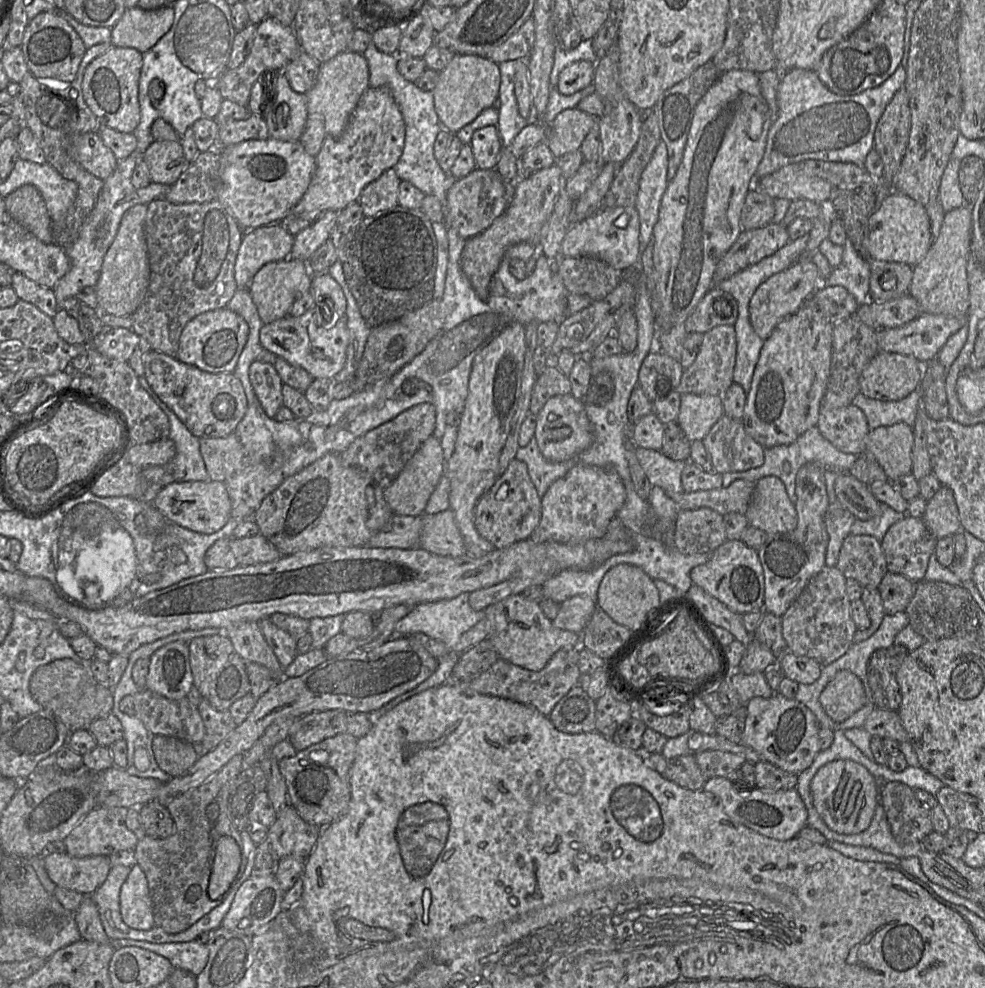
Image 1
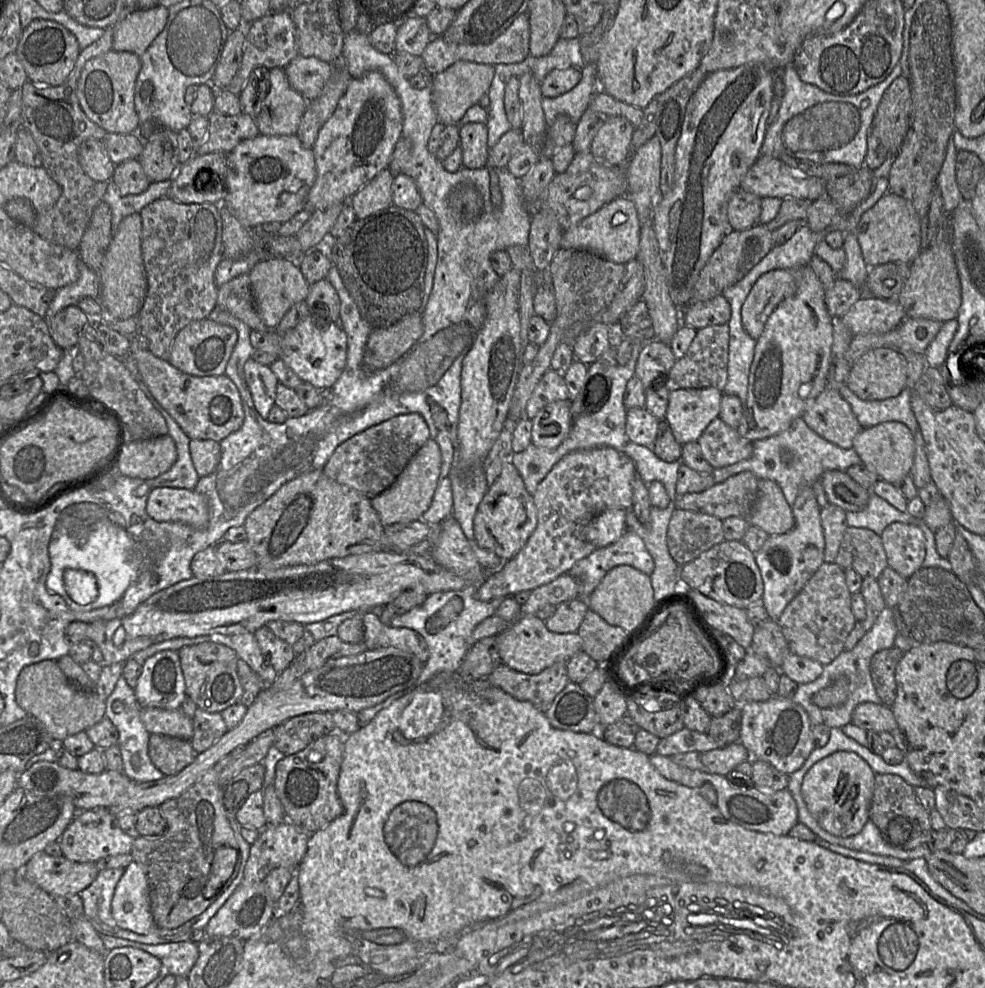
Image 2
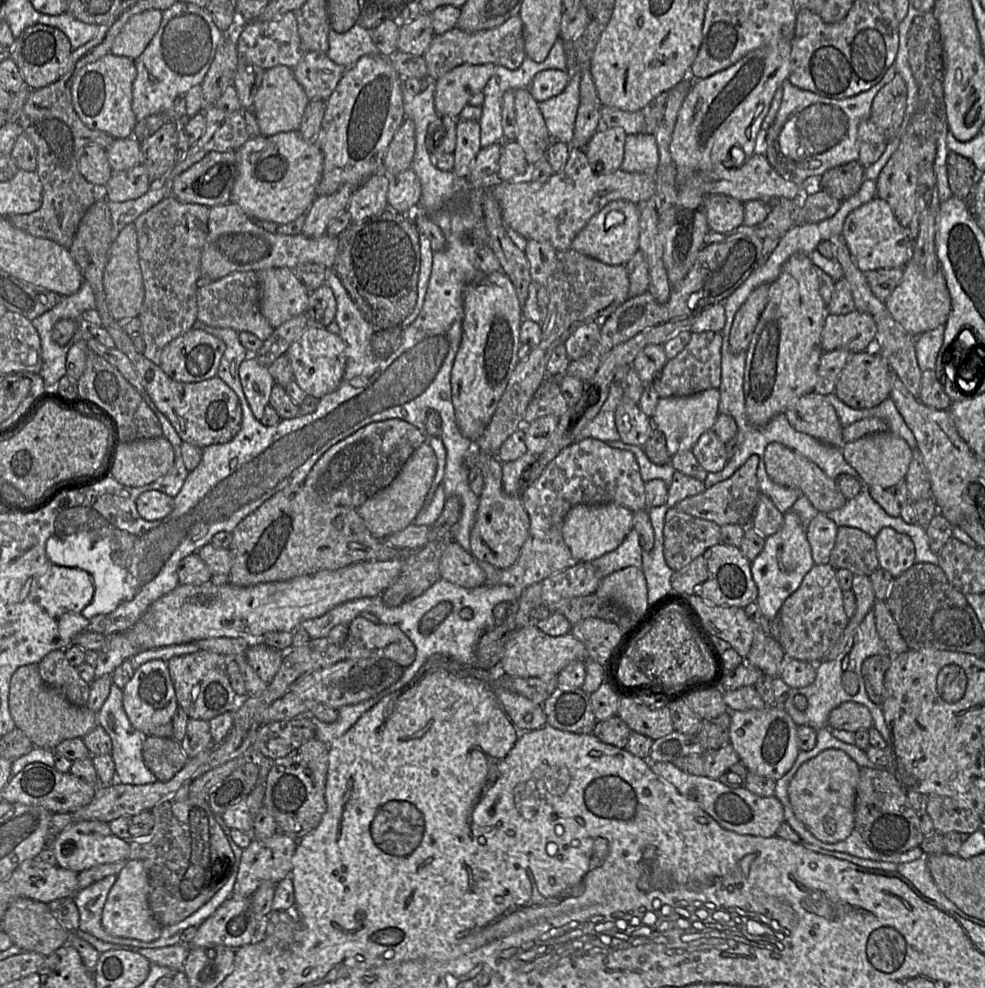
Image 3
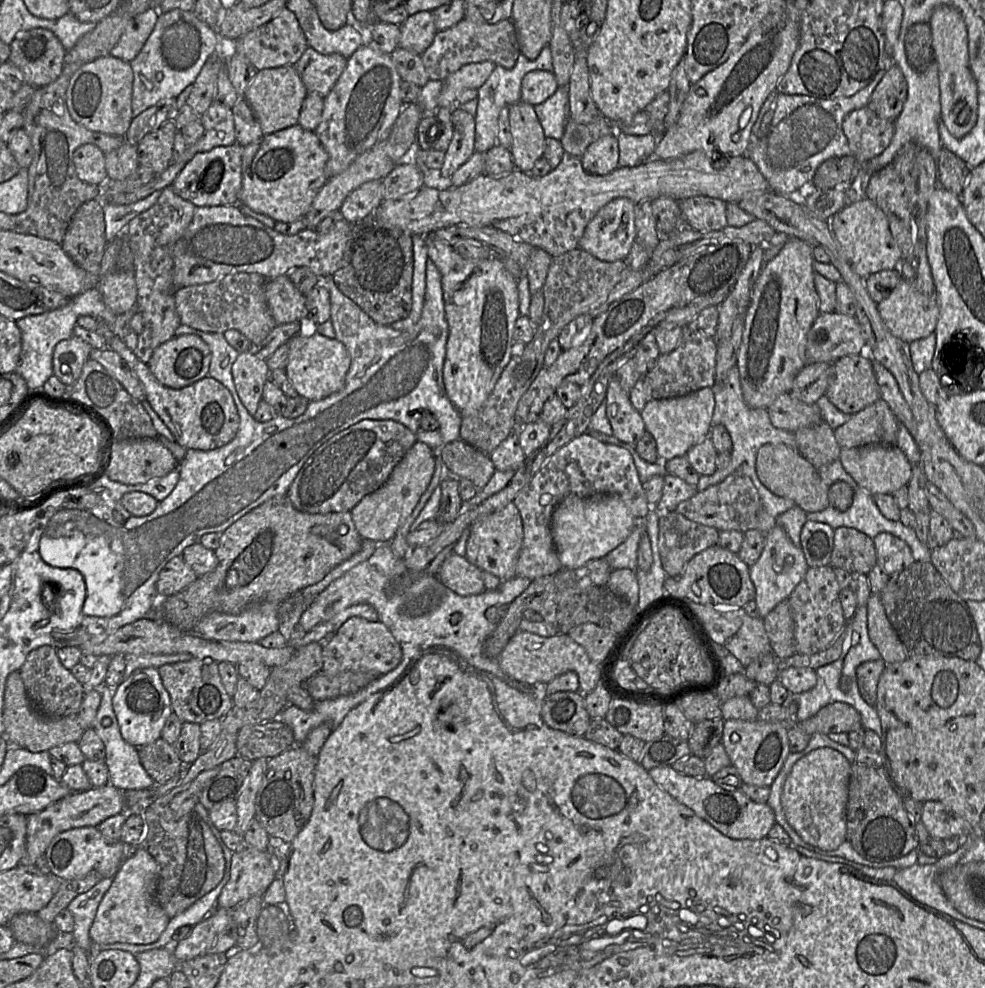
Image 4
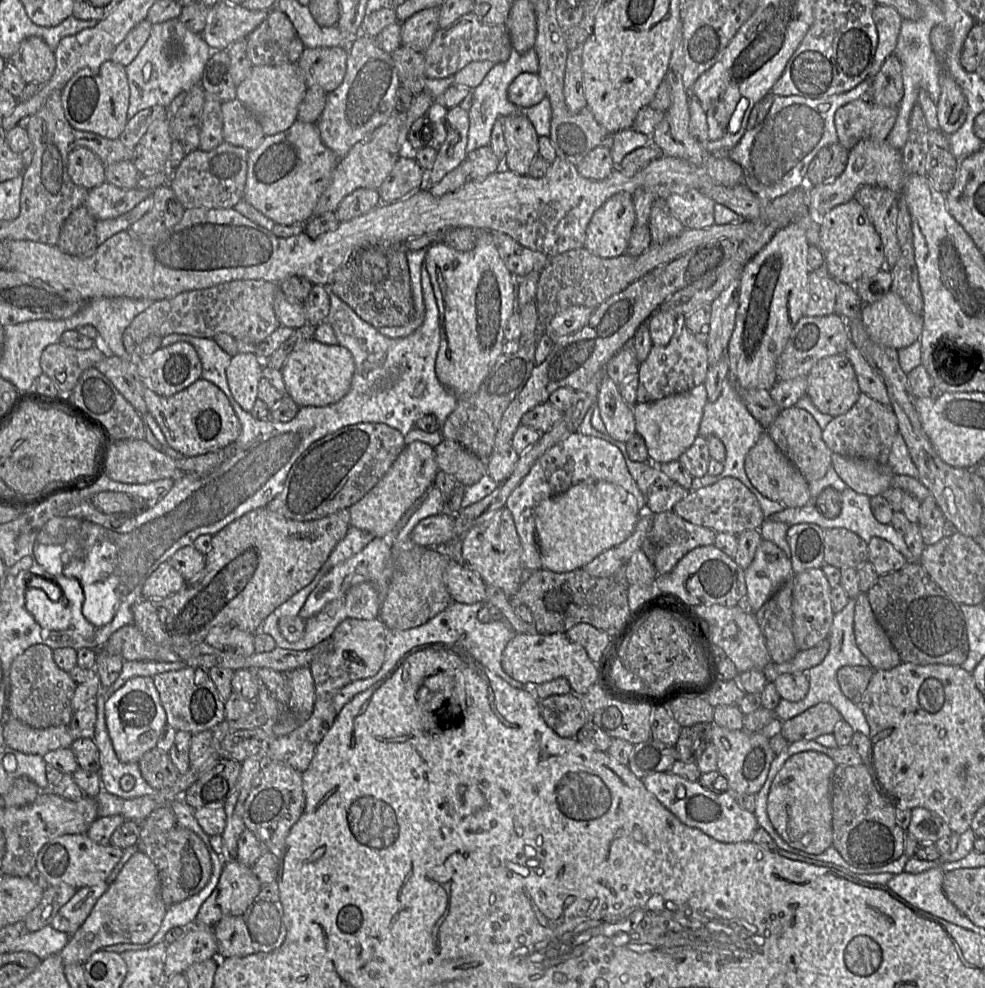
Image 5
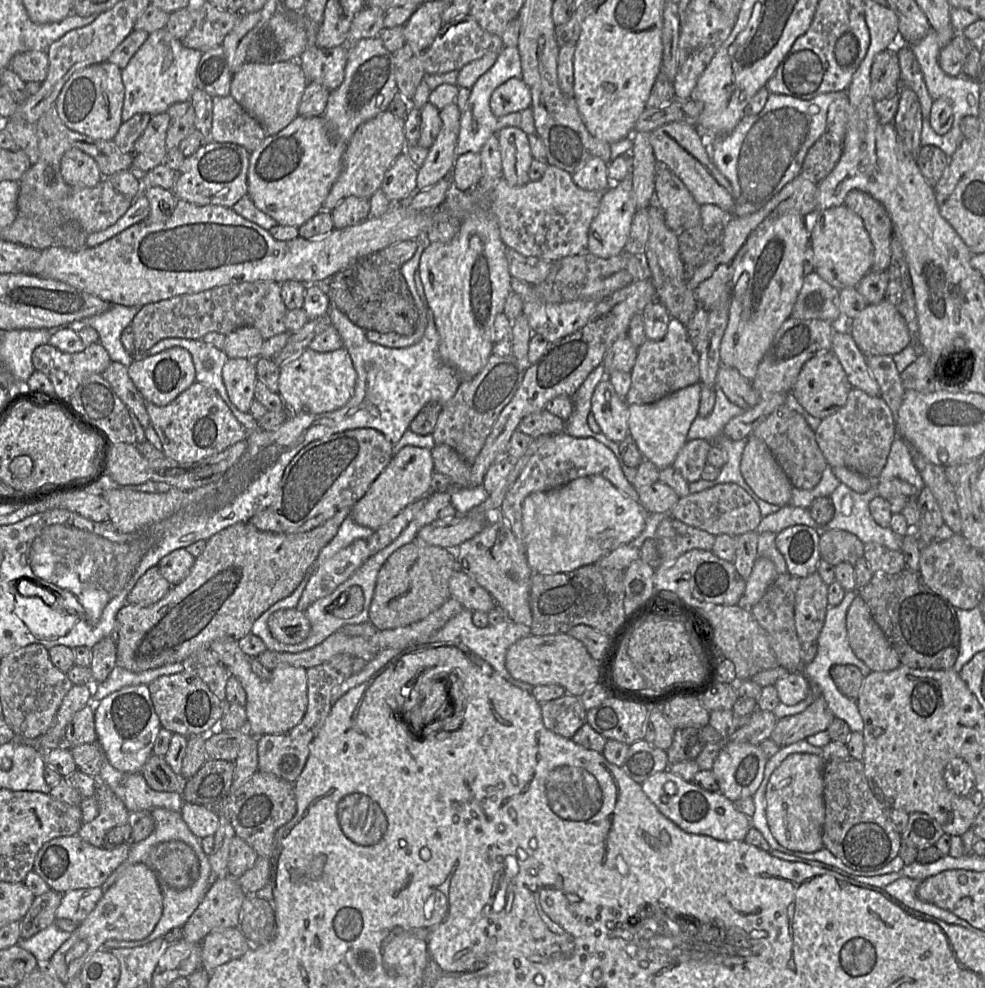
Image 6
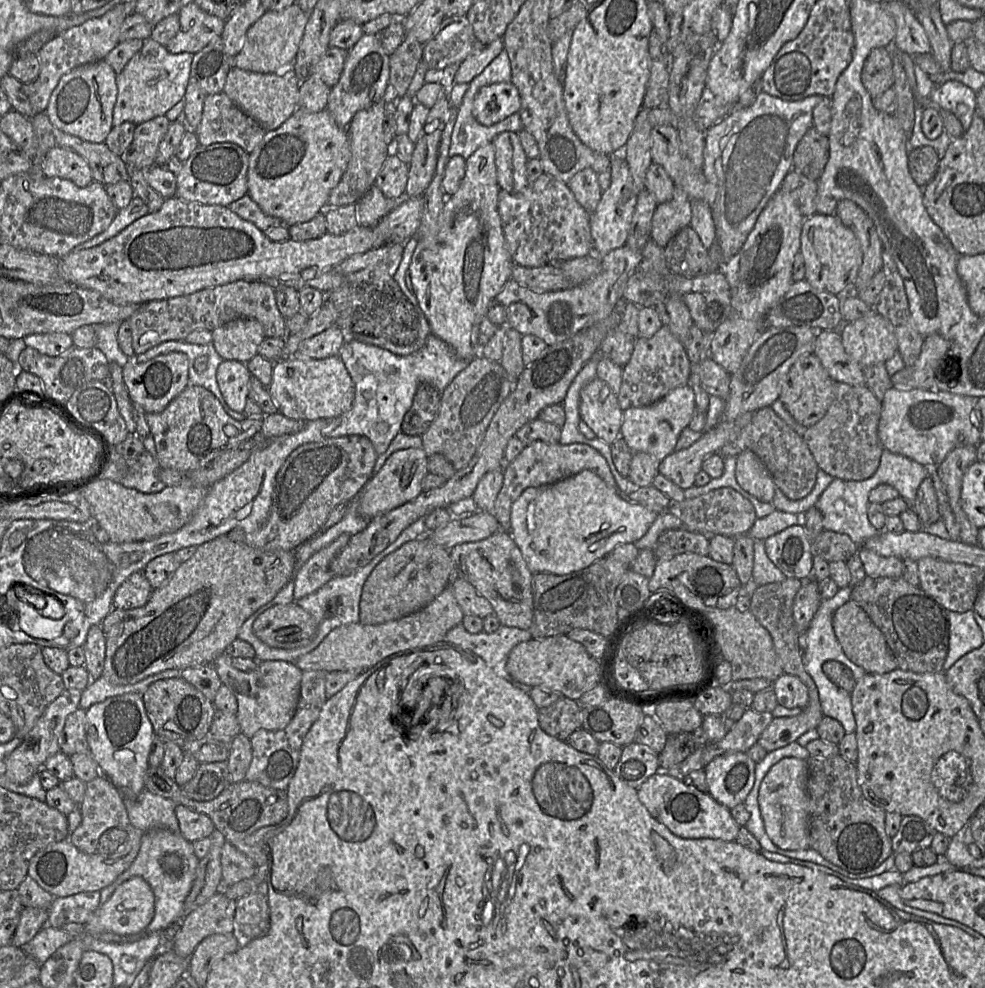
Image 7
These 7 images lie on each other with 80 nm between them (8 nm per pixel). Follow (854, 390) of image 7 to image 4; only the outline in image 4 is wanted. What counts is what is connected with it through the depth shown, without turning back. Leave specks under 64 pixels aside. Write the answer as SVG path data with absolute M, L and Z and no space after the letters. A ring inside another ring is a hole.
M878 399L859 412L852 414L843 425L834 429L840 448L863 445L895 445L898 419L888 405Z

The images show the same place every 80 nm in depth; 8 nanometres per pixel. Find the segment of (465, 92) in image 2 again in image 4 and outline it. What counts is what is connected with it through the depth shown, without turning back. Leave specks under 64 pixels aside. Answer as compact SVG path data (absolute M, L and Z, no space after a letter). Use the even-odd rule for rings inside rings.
M490 61L471 63L448 76L438 97L438 106L451 111L459 108L457 98L467 89L478 90L489 78L496 65Z

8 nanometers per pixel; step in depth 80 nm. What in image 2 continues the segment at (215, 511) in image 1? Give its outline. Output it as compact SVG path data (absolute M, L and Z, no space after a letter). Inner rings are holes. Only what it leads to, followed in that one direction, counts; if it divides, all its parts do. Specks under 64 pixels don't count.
M161 487L150 491L147 515L156 521L182 522L203 528L209 520L208 502L194 489Z

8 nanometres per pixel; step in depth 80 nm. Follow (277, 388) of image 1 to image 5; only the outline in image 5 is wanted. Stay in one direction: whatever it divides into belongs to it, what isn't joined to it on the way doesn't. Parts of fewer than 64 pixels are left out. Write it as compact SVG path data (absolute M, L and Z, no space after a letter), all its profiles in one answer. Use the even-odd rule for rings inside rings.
M237 353L226 368L226 378L234 399L250 412L257 399L258 383L265 363L255 353Z

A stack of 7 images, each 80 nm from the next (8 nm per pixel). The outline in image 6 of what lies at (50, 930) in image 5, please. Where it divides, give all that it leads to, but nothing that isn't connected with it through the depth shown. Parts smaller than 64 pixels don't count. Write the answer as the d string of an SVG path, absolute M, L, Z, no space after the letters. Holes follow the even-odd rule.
M53 923L28 939L20 939L17 945L32 953L39 966L39 964L47 964L53 954L70 936L70 932L59 929Z

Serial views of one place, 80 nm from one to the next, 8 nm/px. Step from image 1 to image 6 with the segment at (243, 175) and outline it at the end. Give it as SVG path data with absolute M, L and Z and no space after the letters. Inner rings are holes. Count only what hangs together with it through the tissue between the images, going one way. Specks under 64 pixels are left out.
M298 115L277 134L266 136L250 153L247 195L263 213L283 226L300 227L323 208L323 203L343 166L343 155L347 143L339 139L324 116L304 117Z

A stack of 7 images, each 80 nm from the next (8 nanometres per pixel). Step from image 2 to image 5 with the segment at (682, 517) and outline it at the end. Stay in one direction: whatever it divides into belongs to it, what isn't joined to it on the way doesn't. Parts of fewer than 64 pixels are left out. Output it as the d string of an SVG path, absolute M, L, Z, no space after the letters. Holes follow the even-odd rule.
M672 511L656 514L651 537L657 574L670 572L692 549L714 545L716 534L712 529L692 524Z

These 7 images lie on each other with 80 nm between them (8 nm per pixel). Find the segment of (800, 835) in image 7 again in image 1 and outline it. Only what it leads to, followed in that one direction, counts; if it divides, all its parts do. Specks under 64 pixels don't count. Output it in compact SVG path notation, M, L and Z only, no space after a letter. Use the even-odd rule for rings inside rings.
M835 760L822 766L810 783L815 809L833 831L839 834L858 834L866 830L879 804L880 780L867 768L851 760Z

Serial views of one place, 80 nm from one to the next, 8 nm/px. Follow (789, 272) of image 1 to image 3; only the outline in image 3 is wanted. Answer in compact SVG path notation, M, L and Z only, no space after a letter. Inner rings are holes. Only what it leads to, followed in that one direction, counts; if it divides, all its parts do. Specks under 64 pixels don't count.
M763 283L754 289L738 309L729 335L732 353L746 351L759 317L763 312L769 295L770 283Z

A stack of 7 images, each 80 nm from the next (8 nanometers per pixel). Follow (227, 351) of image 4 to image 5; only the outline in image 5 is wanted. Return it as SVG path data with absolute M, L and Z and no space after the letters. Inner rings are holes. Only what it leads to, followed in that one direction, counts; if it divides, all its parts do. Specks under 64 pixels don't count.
M170 334L162 338L161 347L184 341L191 344L201 361L201 378L215 384L227 398L233 399L226 378L226 368L231 357L213 340L213 338L198 338L186 334Z

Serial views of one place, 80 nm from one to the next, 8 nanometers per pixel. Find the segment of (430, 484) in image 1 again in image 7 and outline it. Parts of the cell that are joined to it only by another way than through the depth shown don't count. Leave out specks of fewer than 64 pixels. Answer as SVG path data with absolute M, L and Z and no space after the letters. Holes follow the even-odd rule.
M407 448L394 452L360 492L360 513L371 520L419 496L424 491L423 480L429 472L428 458L422 448Z

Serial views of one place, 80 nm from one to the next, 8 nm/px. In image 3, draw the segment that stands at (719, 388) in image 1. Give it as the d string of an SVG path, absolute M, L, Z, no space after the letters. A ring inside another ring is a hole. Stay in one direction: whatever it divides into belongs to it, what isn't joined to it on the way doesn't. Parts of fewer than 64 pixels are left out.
M721 332L692 333L689 343L676 357L667 360L651 386L660 398L689 396L707 389L718 389L721 383L722 343Z

